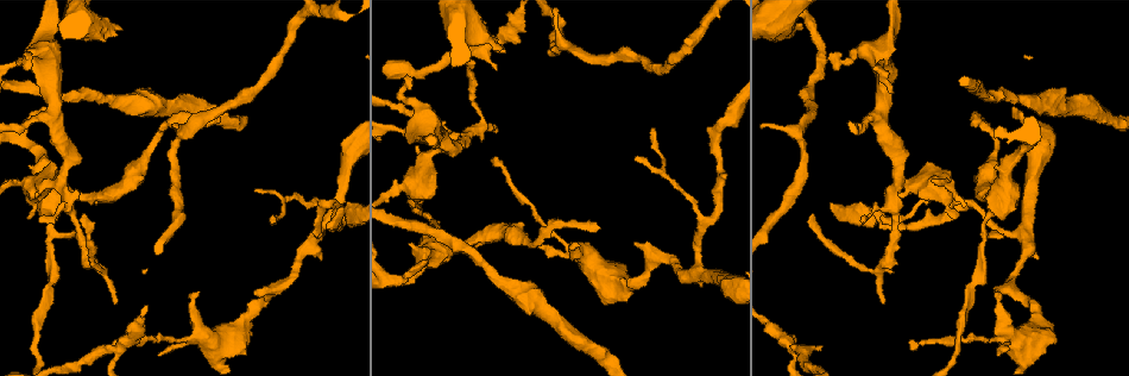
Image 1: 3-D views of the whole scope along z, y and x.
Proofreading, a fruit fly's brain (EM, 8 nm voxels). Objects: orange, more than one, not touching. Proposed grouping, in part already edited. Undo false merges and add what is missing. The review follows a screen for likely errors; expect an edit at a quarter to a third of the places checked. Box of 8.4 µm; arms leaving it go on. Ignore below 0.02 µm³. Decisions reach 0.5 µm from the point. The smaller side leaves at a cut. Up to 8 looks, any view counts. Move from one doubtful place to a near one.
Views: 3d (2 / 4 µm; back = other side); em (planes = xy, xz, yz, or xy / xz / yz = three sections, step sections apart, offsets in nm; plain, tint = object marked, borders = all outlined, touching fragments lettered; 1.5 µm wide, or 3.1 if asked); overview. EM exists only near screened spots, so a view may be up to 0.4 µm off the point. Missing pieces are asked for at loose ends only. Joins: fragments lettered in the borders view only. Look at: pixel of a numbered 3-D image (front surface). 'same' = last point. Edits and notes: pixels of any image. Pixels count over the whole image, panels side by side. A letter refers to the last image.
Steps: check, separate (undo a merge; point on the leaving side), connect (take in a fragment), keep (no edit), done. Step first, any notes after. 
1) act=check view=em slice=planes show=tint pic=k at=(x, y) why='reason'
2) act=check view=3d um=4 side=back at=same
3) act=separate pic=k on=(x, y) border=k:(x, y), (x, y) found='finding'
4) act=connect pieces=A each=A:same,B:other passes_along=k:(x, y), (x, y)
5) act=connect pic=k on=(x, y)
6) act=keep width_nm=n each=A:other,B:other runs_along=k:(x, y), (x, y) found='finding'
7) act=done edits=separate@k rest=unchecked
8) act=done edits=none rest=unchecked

act=check view=em slice=planes show=borders pic=1 at=(117, 304) why='free end'

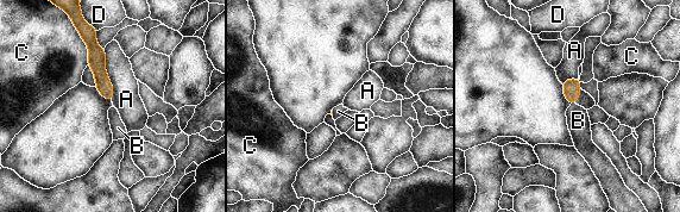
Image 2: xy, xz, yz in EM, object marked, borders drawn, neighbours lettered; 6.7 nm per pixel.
act=connect pieces=B each=A:other,B:same,C:other,D:other found='it goes on there'

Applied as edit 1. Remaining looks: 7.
act=check view=overview

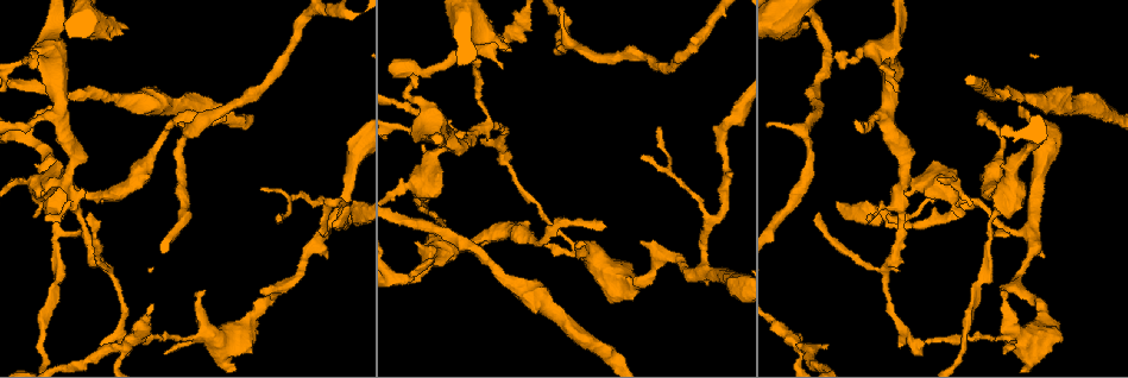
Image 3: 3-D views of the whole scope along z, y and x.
act=check view=em slice=planes show=borders pic=3 at=(60, 124) why='sudden change in width'

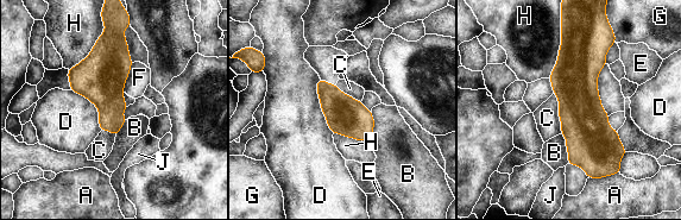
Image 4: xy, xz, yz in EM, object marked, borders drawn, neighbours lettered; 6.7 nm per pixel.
act=keep width_nm=240 each=A:other,B:other,C:other,D:other,E:other,F:other,G:other,H:other,J:other found='one neuron here'

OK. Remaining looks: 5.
act=check view=em slice=planes show=borders pic=3 at=(400, 188) why='sudden change in width'

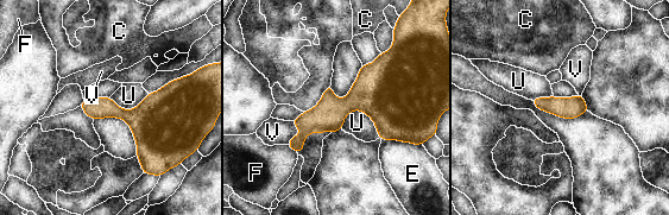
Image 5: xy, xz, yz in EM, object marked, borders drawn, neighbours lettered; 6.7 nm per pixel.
act=keep each=C:other,E:other,F:other,U:other,V:other runs_along=5:(395, 103), (348, 103), (291, 144) found='all the same neuron'

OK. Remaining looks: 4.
act=done edits=connect@2 rest=unchecked

